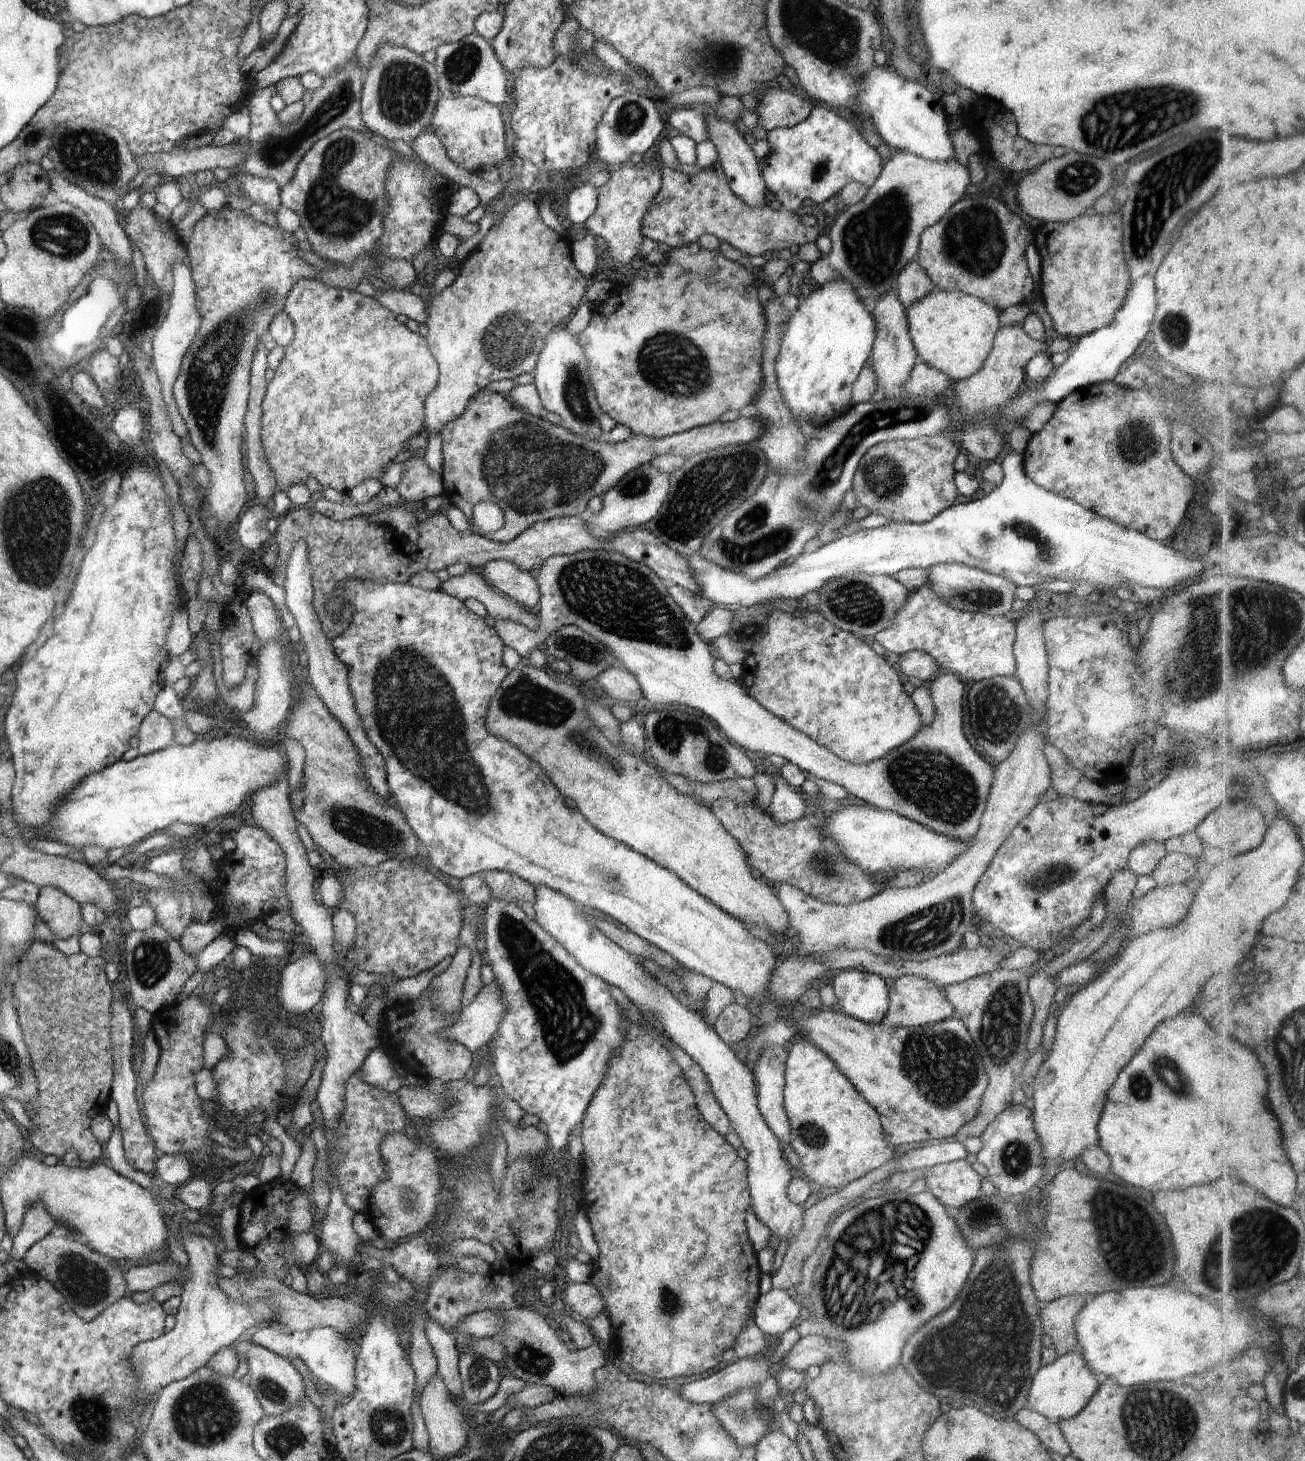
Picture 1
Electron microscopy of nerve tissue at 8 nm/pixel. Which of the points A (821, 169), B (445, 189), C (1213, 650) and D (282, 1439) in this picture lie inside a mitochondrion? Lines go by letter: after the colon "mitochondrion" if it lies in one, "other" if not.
A: mitochondrion
B: other
C: mitochondrion
D: mitochondrion

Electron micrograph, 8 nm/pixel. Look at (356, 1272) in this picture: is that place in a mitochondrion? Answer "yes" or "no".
no

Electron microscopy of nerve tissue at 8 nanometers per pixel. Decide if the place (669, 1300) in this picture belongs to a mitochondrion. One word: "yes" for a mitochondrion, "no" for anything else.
yes

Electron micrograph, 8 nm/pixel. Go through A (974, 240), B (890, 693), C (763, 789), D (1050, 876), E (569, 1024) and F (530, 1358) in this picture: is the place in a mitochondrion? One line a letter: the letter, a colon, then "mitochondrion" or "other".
A: mitochondrion
B: other
C: other
D: mitochondrion
E: mitochondrion
F: mitochondrion

